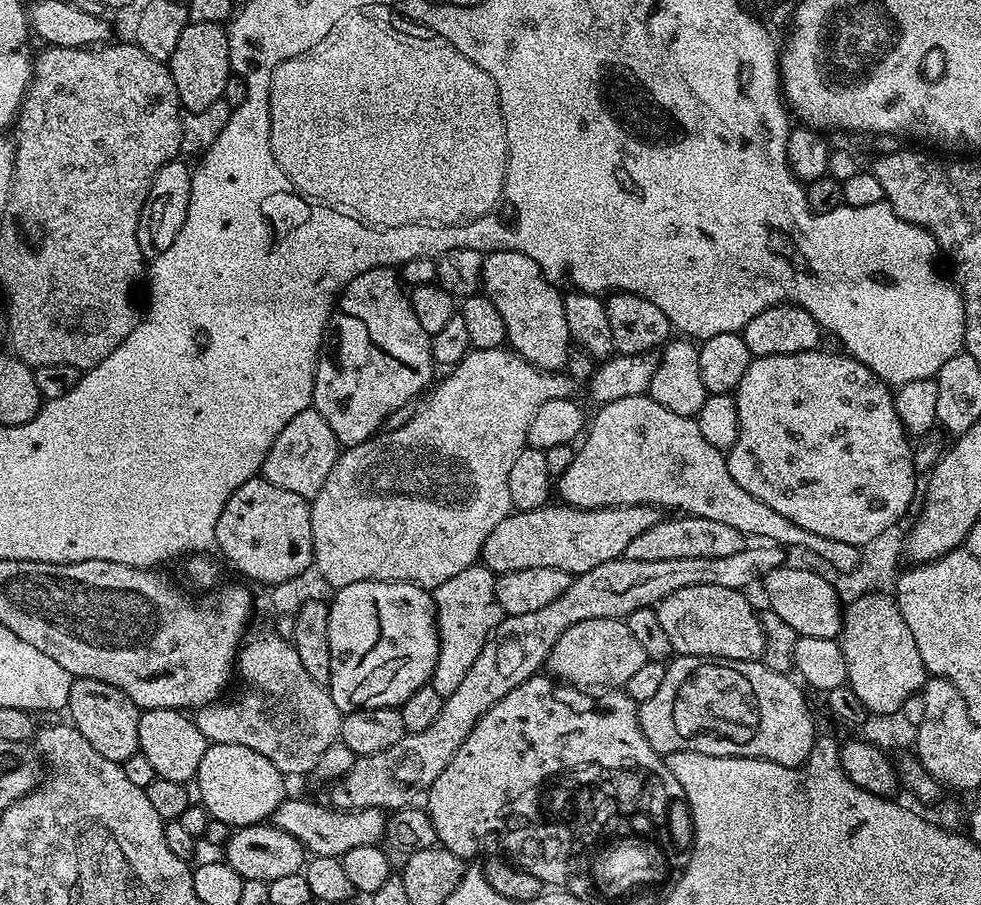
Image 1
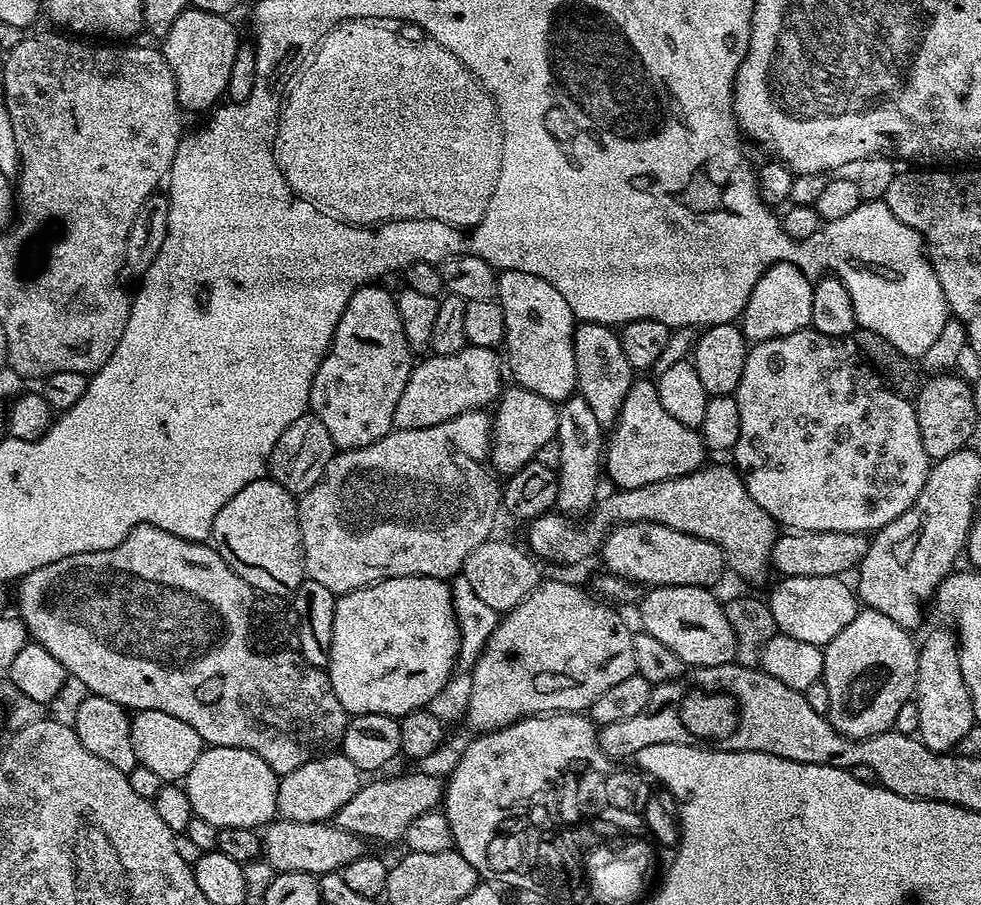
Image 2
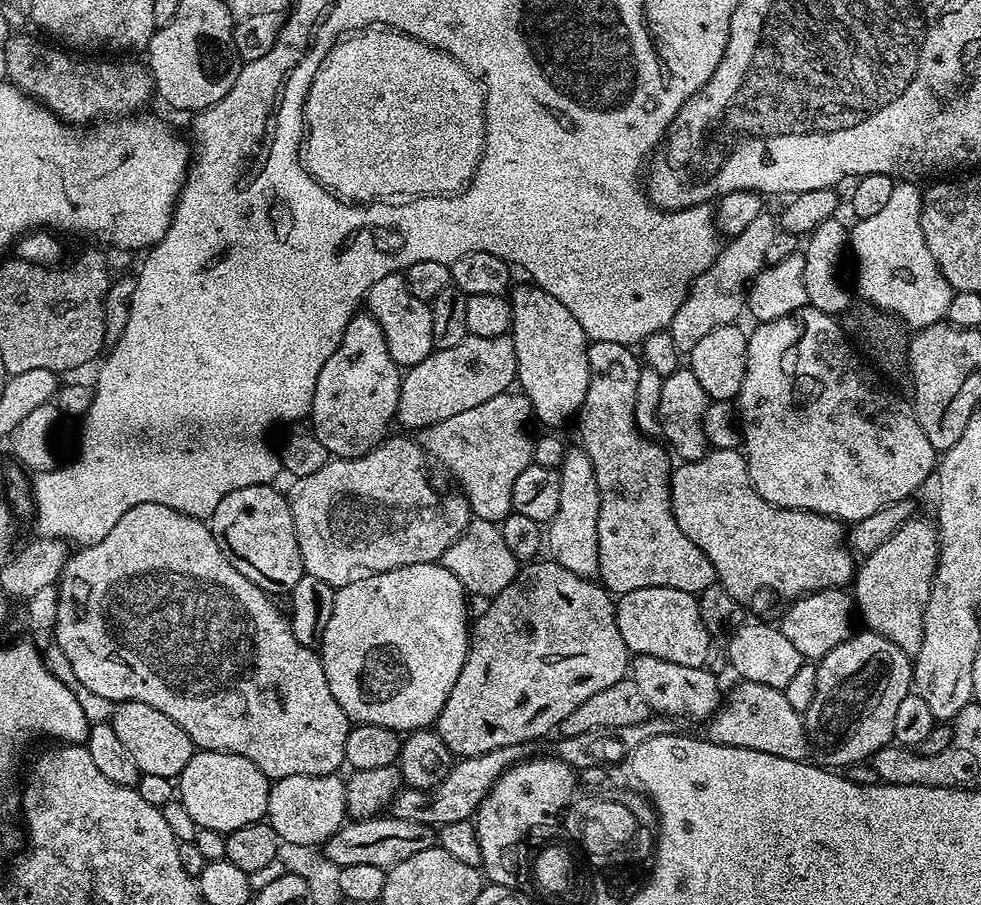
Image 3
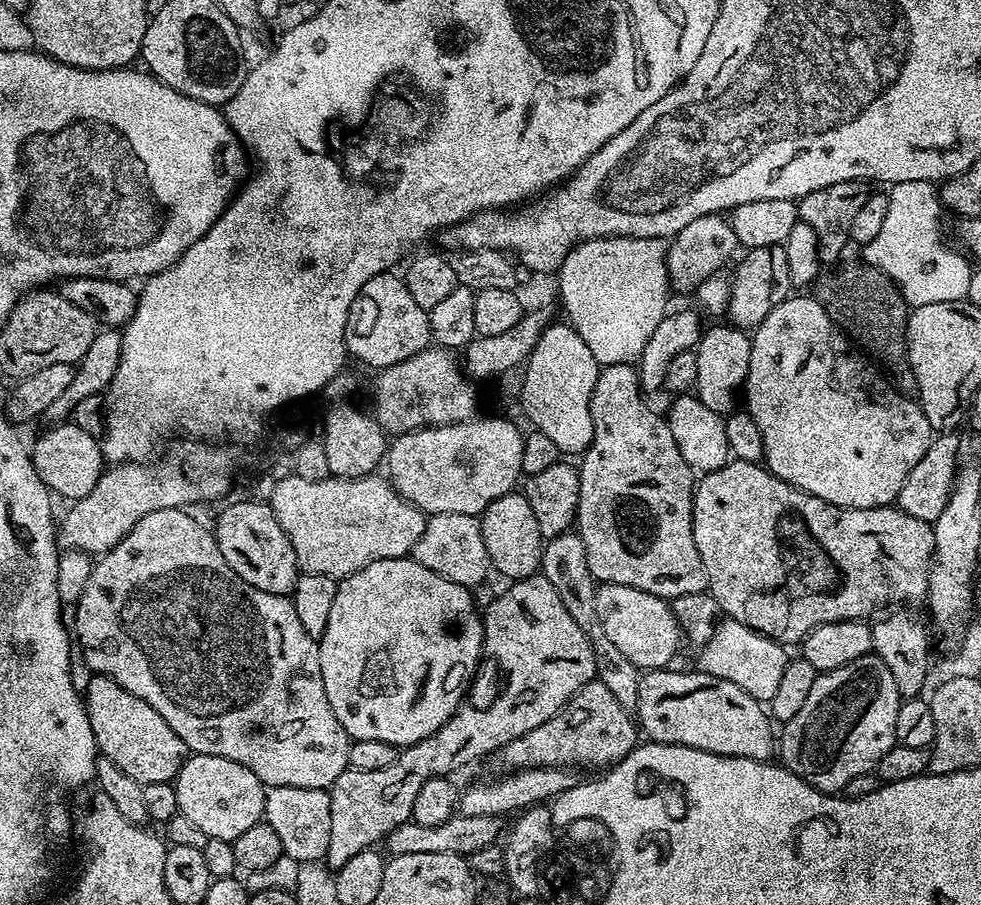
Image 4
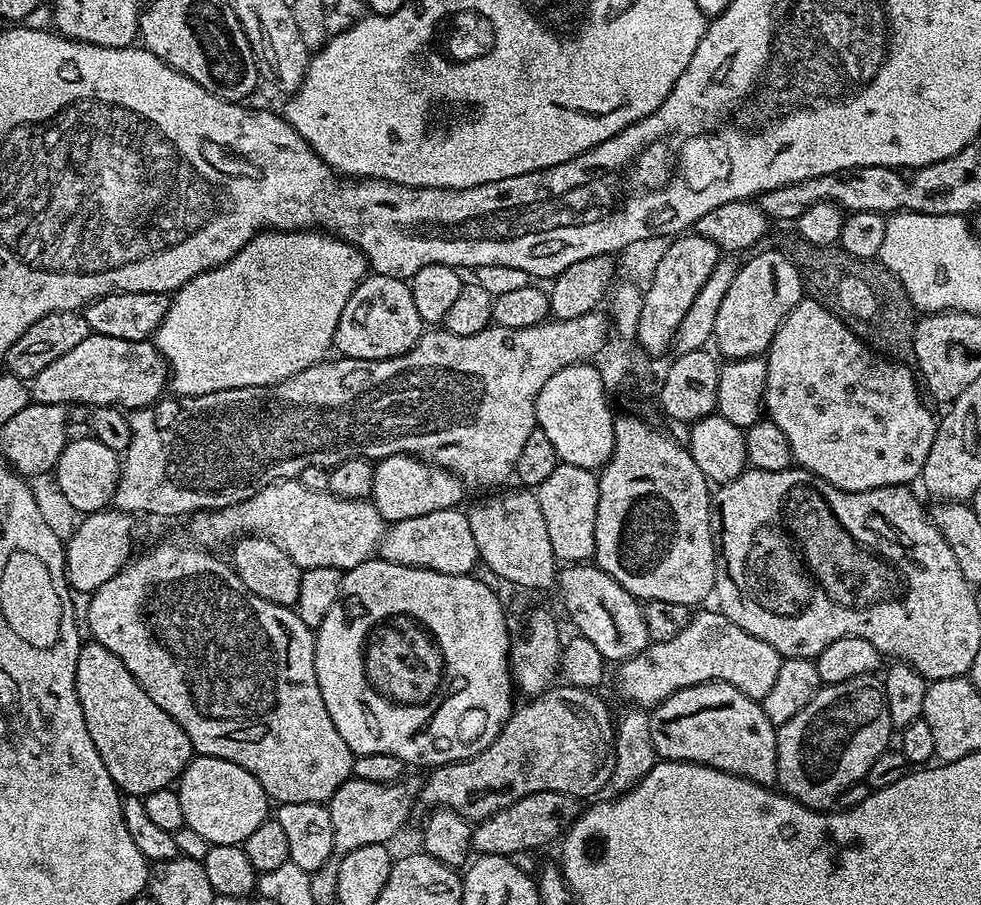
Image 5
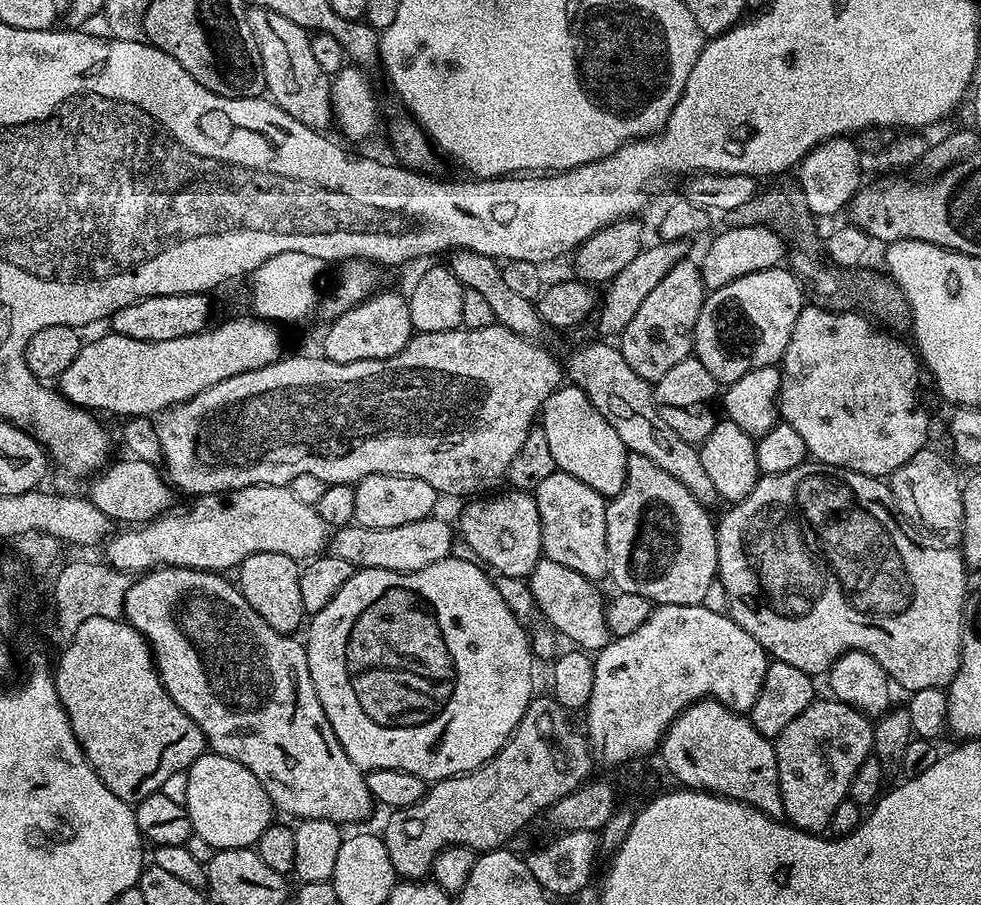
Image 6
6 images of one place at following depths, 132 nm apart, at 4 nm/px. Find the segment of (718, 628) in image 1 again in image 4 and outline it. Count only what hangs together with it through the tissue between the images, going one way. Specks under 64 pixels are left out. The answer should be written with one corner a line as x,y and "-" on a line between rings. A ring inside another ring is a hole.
600,584
596,589
598,618
606,635
639,670
668,668
682,645
680,624
669,601
661,596
646,594
634,586

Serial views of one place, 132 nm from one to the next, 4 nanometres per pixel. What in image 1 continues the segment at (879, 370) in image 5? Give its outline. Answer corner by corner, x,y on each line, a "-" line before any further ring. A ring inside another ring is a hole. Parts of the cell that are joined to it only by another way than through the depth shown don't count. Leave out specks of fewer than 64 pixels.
840,350
837,352
824,351
757,356
753,359
752,365
746,370
739,388
734,393
738,406
740,429
738,430
738,442
734,442
732,451
727,453
728,469
734,482
738,482
738,486
742,486
742,490
754,494
754,498
762,498
762,502
766,502
766,506
778,510
778,514
782,514
784,517
790,518
790,522
802,526
802,530
810,530
810,534
822,534
822,538
834,538
834,542
850,542
857,546
863,546
887,527
899,525
903,521
903,516
907,514
908,507
911,506
912,499
916,496
916,479
918,479
915,463
912,460
914,448
911,443
908,445
909,433
905,432
902,422
898,418
893,389
878,379
866,365
858,362
854,357

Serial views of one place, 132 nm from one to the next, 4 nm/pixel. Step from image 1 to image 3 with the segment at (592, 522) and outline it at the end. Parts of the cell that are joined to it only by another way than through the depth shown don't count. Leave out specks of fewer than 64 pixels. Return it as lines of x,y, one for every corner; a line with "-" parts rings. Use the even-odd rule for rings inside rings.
717,448
709,450
705,456
697,460
686,460
677,463
672,470
670,494
672,495
672,513
678,522
678,530
682,530
682,534
686,534
686,538
690,538
690,542
694,542
694,546
698,546
698,550
702,550
702,554
706,554
706,558
710,558
710,566
714,566
718,583
727,590
730,598
736,600
737,605
741,609
753,608
754,611
760,612
763,608
771,606
772,599
791,602
805,596
807,592
822,592
825,588
840,588
841,586
848,586
853,583
854,560
852,564
852,559
854,559
854,556
846,547
845,525
832,516
823,516
817,512
803,512
797,508
775,508
770,502
763,500
754,490
752,479
748,473
748,461
744,459
743,451
735,448
730,450

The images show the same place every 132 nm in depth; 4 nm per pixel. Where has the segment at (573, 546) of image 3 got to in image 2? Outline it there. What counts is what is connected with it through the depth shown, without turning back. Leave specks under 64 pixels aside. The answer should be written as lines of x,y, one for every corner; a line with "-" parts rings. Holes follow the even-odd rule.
579,394
569,396
559,405
557,412
559,420
555,440
561,447
561,465
557,472
557,509
565,515
584,516
595,507
599,497
598,484
600,476
602,480
602,461
606,448
604,426

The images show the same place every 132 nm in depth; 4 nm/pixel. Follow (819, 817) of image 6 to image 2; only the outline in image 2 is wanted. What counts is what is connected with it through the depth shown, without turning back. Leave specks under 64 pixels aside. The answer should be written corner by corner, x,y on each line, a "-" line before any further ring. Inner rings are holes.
867,606
861,607
856,613
854,622
846,626
838,634
838,638
827,641
824,650
824,674
822,682
826,690
830,690
830,710
828,721
843,736
861,740
867,736
877,736
889,731
898,718
898,710
906,706
916,695
918,682
918,658
920,650
917,641
912,641
913,633
907,628
898,626
894,618
882,614

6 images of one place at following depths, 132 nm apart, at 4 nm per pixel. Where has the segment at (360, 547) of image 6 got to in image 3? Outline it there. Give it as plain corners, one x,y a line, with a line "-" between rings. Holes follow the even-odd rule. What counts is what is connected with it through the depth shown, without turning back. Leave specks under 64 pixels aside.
475,518
468,521
464,533
444,551
442,563
458,582
462,582
465,593
488,597
497,596
513,584
518,571
517,558
503,540
501,529
493,521

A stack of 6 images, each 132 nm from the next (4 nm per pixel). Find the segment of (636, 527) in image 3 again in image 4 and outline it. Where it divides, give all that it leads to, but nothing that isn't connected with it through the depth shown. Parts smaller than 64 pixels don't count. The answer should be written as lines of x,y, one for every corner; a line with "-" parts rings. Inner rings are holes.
606,364
601,367
598,382
594,386
592,395
592,421
594,422
594,438
592,444
582,454
584,460
578,464
580,474
580,489
578,490
578,510
576,511
575,531
579,533
586,548
586,562
589,563
590,574
600,584
621,584
634,586
646,594
661,596
663,600
671,602
675,596
682,594
698,594
708,587
708,575
702,566
702,558
698,554
698,546
694,542
692,529
692,503
696,493
697,473
682,458
678,446
674,446
674,434
670,434
670,426
663,415
660,416
647,404
645,393
640,386
640,373
632,364

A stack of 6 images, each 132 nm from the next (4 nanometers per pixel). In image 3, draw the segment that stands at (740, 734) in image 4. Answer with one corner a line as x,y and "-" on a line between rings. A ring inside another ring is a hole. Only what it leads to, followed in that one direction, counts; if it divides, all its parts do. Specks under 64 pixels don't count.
633,655
630,660
630,678
638,686
642,698
646,698
649,709
664,718
681,716
684,720
701,720
704,722
716,713
716,709
722,703
722,688
720,692
719,682
708,671
707,667
678,666
678,662
666,662
666,658

